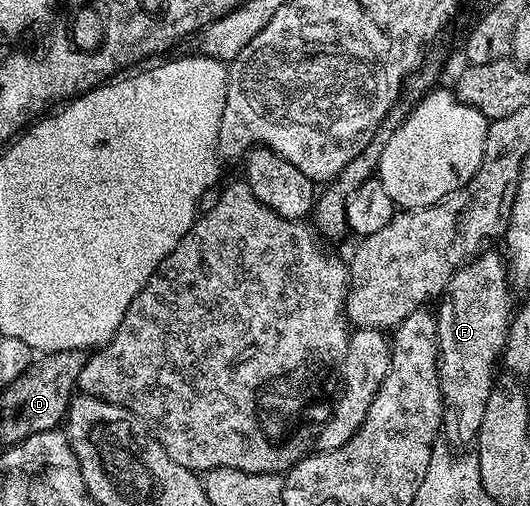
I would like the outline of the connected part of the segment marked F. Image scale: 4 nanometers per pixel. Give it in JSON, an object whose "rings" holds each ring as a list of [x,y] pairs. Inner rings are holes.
{"rings":[[[481,253],[456,270],[454,277],[448,282],[447,291],[439,300],[440,311],[436,315],[436,339],[440,350],[440,358],[436,360],[436,372],[440,396],[444,402],[442,435],[456,449],[463,448],[460,447],[463,443],[471,444],[480,434],[486,401],[494,386],[492,374],[496,371],[496,363],[498,367],[498,360],[503,356],[504,346],[508,344],[508,329],[514,318],[514,303],[512,307],[512,299],[508,296],[509,268],[501,256],[499,259],[496,255],[488,254]]]}

